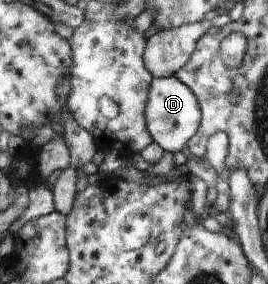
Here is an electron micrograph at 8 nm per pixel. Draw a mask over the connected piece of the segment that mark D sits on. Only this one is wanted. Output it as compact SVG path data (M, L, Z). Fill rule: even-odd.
M175 76L153 78L149 86L145 117L147 129L155 143L172 154L187 150L187 142L199 127L202 113L195 94Z

